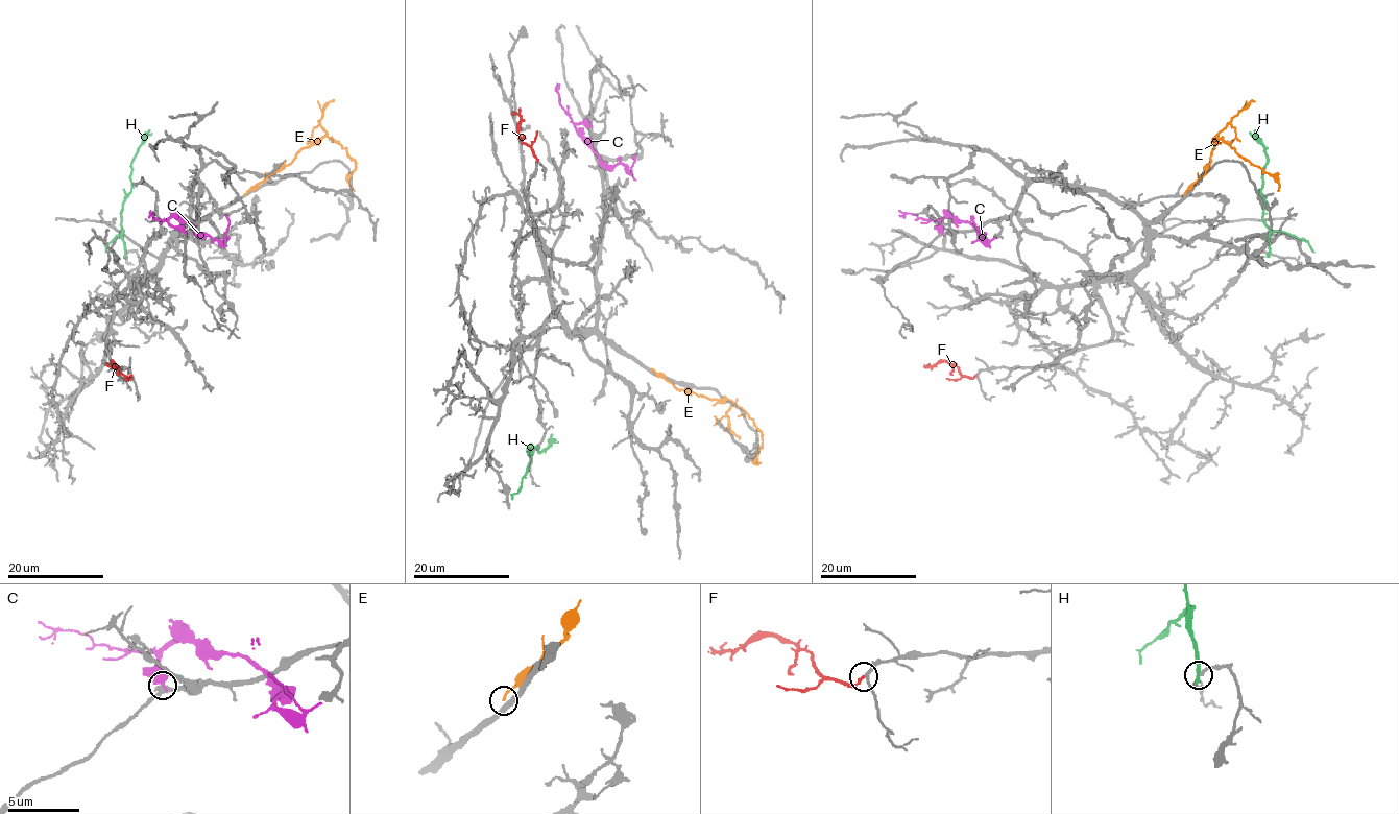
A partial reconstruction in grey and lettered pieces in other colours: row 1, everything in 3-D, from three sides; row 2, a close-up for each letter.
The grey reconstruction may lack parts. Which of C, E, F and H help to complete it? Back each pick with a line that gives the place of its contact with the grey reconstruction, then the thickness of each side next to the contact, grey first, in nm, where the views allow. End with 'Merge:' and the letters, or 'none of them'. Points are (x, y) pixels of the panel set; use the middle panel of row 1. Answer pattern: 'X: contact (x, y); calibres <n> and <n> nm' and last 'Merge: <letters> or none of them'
Merge: none of them

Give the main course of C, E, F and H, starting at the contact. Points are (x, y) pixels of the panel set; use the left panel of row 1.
C: (185, 232), (168, 220), (177, 217), (201, 235), (223, 241), (228, 225), (226, 215)
E: (244, 195), (327, 135), (355, 162), (347, 182), (354, 190)
F: (130, 376), (125, 377), (113, 361), (114, 365), (105, 363)
H: (125, 254), (121, 210), (131, 189), (133, 158), (149, 130)

